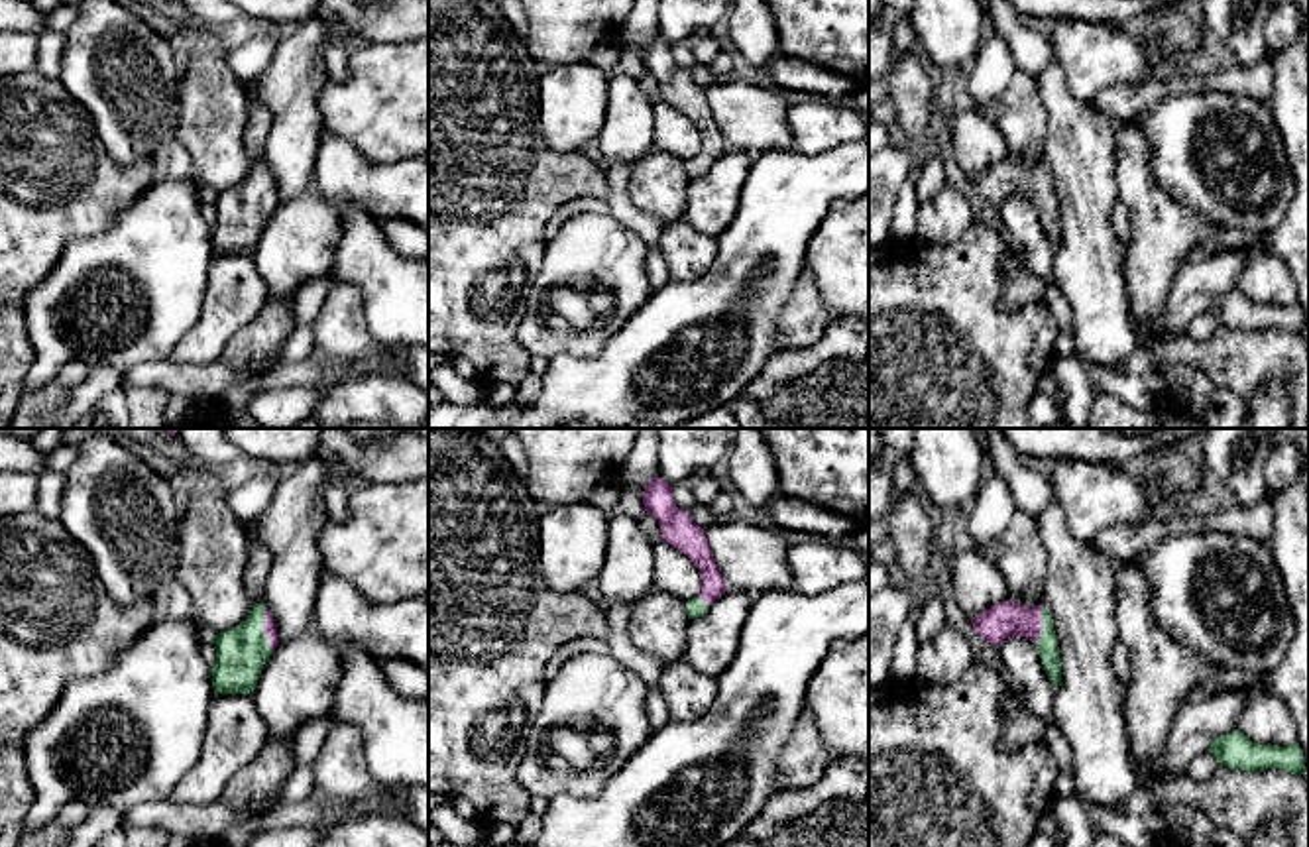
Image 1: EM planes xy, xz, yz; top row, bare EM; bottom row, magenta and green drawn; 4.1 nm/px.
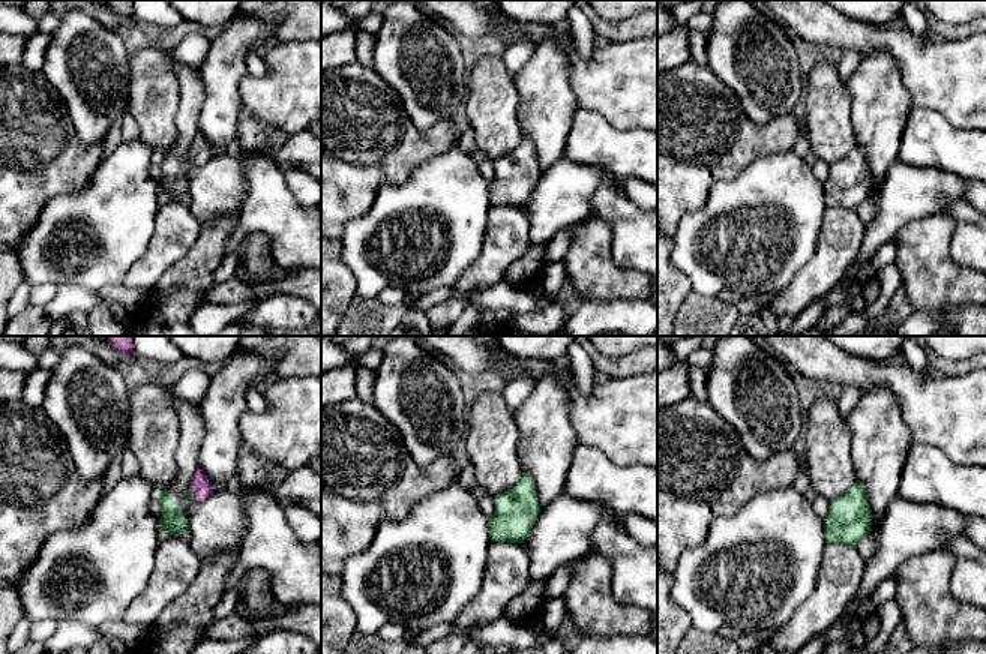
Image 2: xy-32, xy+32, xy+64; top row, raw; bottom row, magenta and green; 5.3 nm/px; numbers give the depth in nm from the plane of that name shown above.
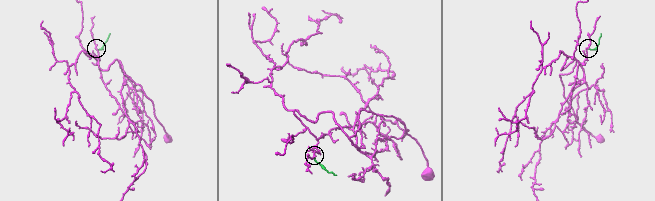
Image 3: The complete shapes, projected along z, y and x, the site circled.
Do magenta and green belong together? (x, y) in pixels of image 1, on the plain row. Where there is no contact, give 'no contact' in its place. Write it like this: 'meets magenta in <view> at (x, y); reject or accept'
meets magenta in xy at (264, 189); accept

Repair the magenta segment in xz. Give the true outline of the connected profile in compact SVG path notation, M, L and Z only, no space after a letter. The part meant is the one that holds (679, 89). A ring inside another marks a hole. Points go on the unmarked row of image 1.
M658 33L649 41L643 53L645 71L651 73L662 92L662 102L686 114L702 134L702 149L696 157L686 161L688 179L696 179L719 159L727 147L725 140L713 120L706 90L694 83L688 71L676 67L672 45L662 41Z

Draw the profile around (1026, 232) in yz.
M1008 197L998 204L998 216L1010 234L1010 244L1018 248L1030 269L1046 283L1046 307L1052 311L1057 328L1073 336L1071 305L1053 275L1057 248L1048 238L1036 204L1026 197Z

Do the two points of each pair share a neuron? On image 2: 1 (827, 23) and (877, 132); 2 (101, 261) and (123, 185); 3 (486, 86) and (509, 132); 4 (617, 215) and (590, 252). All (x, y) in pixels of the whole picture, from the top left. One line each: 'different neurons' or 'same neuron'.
1: different neurons
2: same neuron
3: same neuron
4: different neurons

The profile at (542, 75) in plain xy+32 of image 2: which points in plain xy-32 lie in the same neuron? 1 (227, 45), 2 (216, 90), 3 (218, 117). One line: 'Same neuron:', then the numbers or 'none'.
Same neuron: 1, 2, 3

